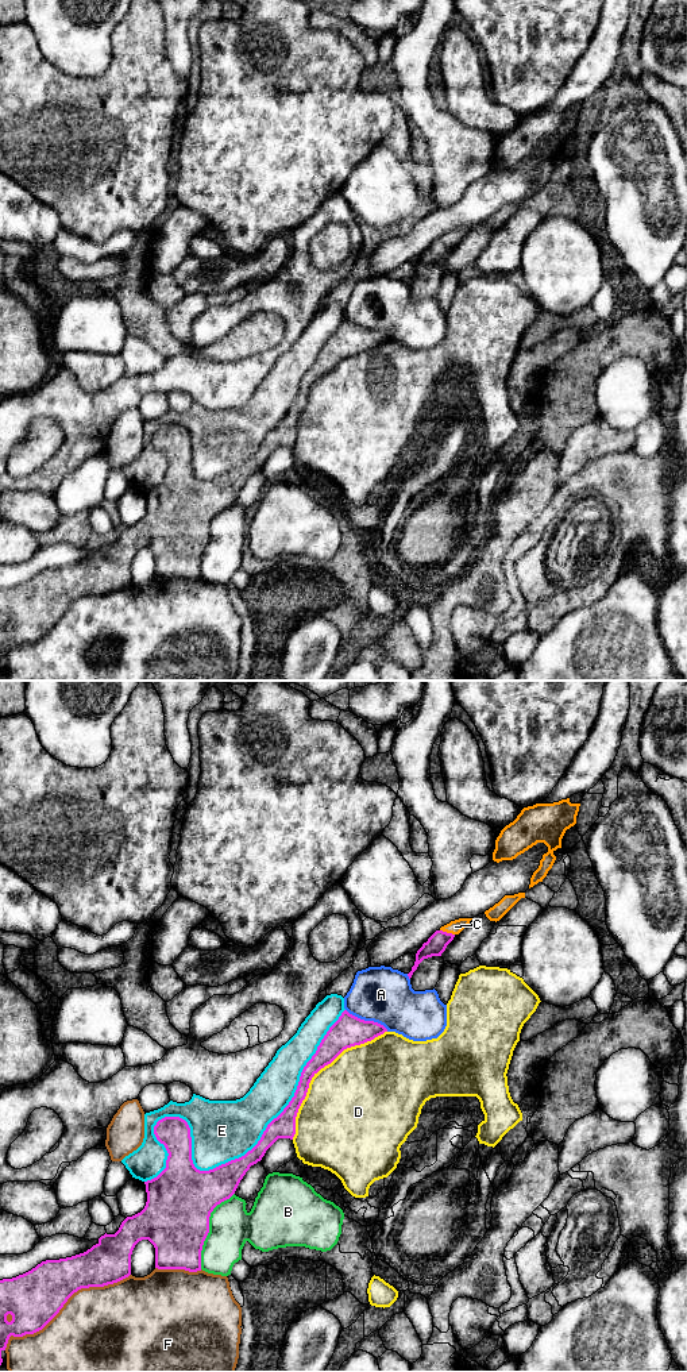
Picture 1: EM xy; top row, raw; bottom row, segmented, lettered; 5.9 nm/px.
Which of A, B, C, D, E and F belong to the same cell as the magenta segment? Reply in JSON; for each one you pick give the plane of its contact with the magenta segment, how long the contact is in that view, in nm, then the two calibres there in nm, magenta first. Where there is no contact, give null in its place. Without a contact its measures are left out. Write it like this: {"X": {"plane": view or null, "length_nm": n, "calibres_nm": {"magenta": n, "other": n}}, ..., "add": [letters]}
{"C": {"plane": "xy", "length_nm": 90, "calibres_nm": {"magenta": 120, "other": 80}}, "add": ["C"]}

